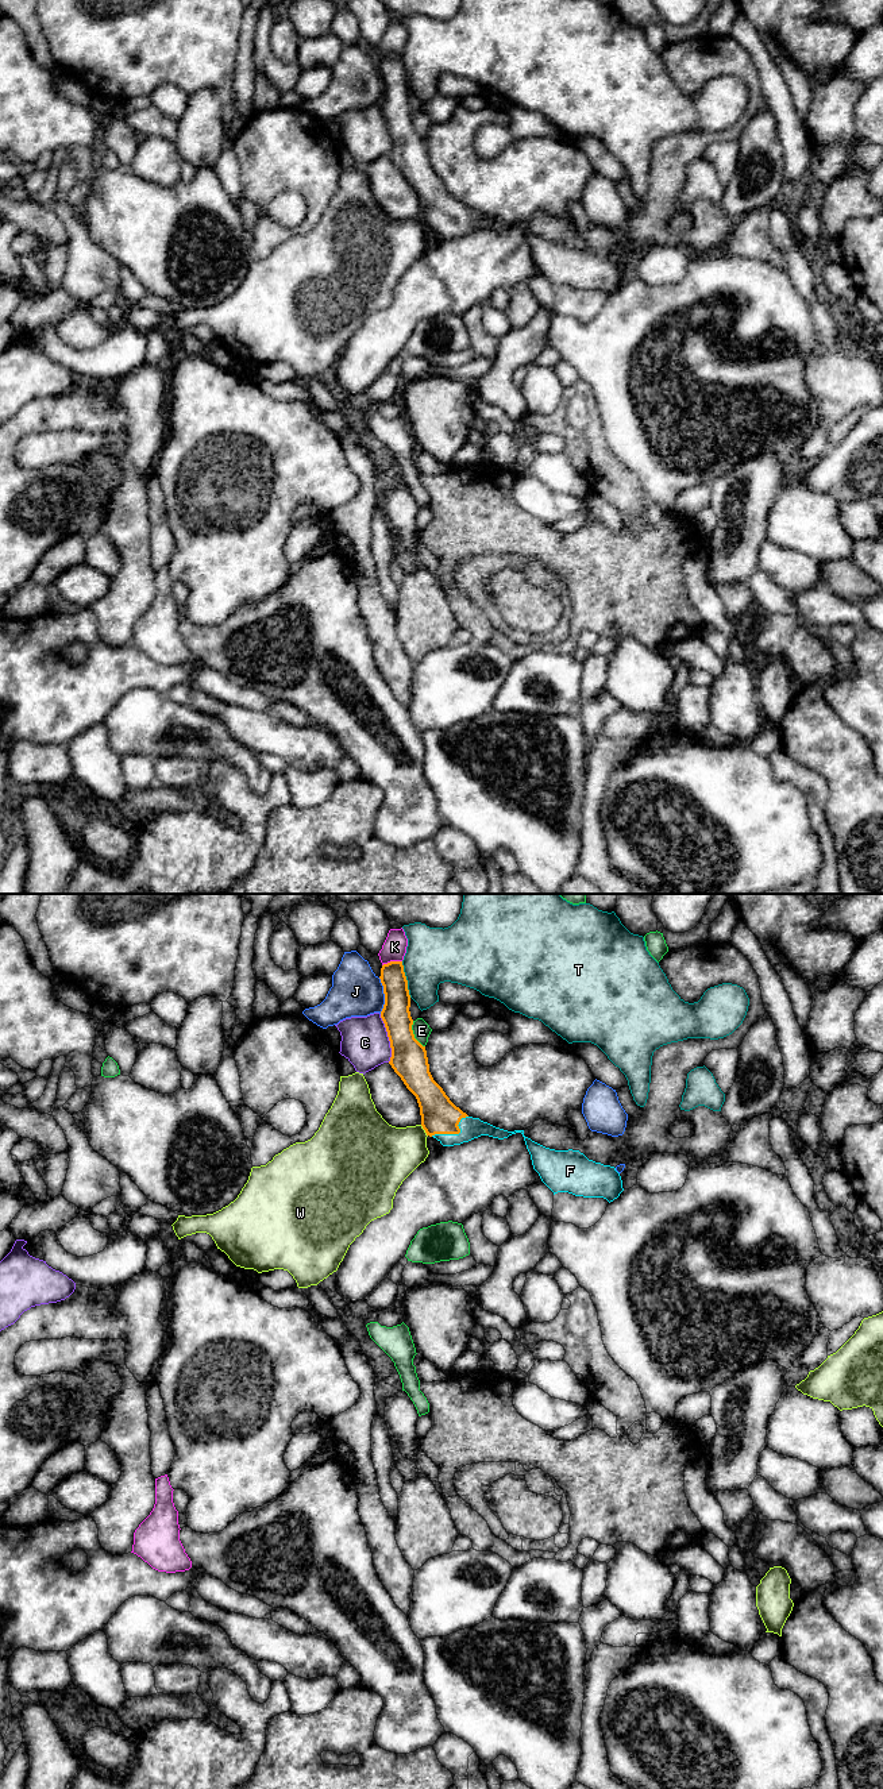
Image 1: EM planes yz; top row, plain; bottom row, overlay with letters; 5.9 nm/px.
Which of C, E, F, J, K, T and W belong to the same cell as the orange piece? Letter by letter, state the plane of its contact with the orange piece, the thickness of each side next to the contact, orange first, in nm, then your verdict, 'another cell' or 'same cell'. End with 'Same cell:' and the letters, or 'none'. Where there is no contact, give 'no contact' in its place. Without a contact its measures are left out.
C: meets orange in yz; 220 nm thick on the orange side, 280 nm on the other; another cell
E: meets orange in yz; 220 nm thick on the orange side, 110 nm on the other; another cell
F: meets orange in yz; 220 nm thick on the orange side, 130 nm on the other; same cell
J: meets orange in yz; 170 nm thick on the orange side, 300 nm on the other; another cell
K: meets orange in yz; 160 nm thick on the orange side, 140 nm on the other; another cell
T: meets orange in yz; 170 nm thick on the orange side, 340 nm on the other; another cell
W: meets orange in yz; 220 nm thick on the orange side, 320 nm on the other; another cell
Same cell: F

